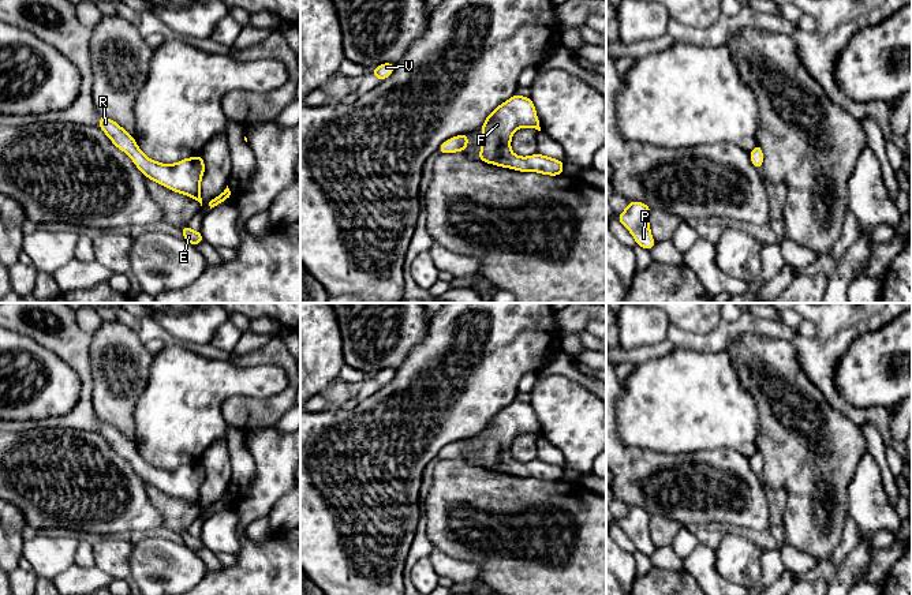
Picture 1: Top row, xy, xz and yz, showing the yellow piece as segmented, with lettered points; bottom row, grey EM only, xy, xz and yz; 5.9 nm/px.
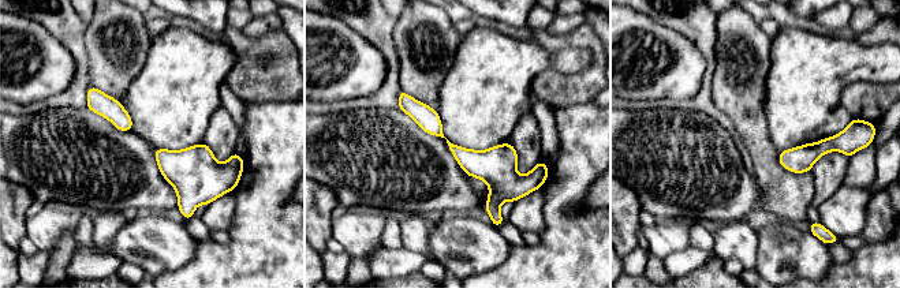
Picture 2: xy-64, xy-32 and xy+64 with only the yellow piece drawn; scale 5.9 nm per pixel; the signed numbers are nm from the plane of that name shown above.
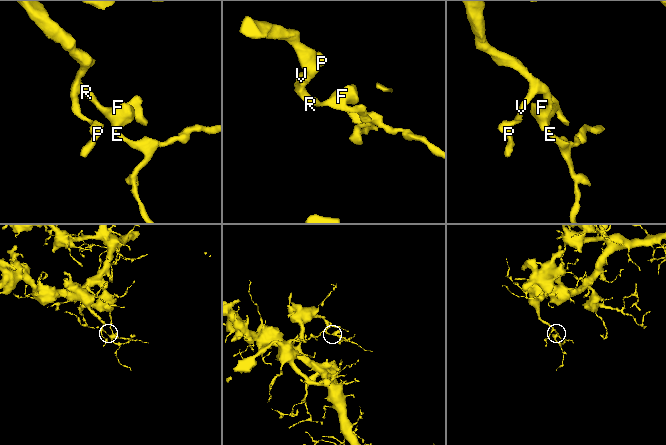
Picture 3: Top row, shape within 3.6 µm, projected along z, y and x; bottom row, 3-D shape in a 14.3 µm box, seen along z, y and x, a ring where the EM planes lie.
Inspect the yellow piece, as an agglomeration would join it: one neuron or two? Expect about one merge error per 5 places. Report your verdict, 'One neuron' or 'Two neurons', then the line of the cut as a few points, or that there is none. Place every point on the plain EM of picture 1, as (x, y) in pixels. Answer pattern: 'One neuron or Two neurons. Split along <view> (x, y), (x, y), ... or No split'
One neuron. No split

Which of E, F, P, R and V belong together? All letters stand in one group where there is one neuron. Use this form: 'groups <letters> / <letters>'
groups E F P R V

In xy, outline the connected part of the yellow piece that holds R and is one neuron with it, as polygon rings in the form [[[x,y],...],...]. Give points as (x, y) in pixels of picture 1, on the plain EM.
[[[98,420],[100,426],[100,434],[105,438],[105,441],[112,446],[112,449],[119,453],[122,457],[128,460],[132,465],[132,468],[137,471],[137,474],[150,486],[175,497],[179,499],[184,499],[190,504],[194,504],[198,506],[202,512],[202,504],[201,504],[201,484],[205,479],[205,468],[201,461],[184,464],[176,469],[161,469],[157,468],[149,463],[146,463],[142,456],[138,453],[135,445],[131,439],[128,439],[123,433],[120,433],[116,427],[113,427],[109,423],[104,423]]]

